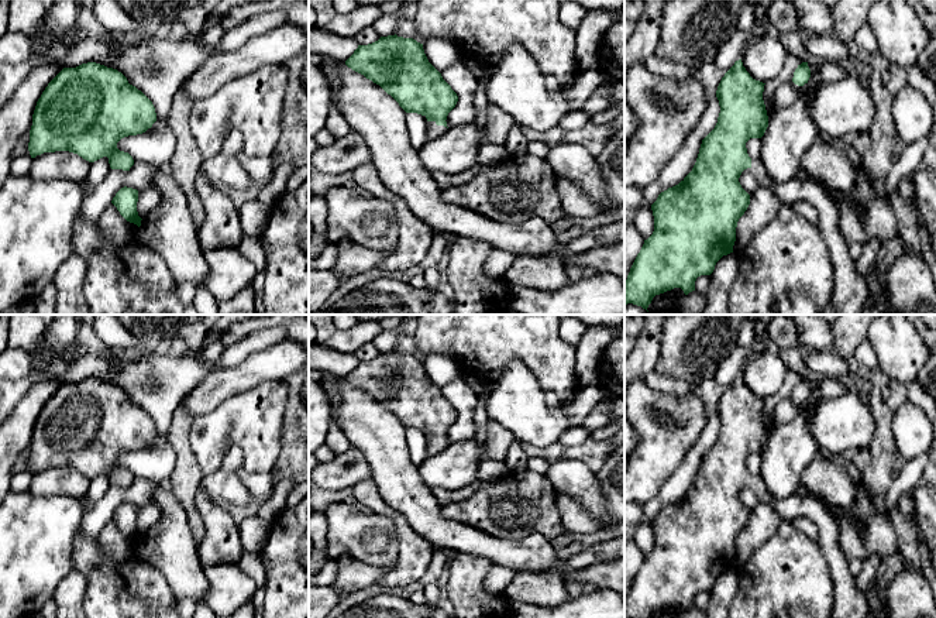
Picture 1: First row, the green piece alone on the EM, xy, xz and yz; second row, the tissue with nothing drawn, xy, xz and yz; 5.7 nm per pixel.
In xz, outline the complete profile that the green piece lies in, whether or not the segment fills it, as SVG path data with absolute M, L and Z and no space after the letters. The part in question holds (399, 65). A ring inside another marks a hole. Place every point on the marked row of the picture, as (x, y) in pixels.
M395 35L381 37L368 45L358 45L345 61L352 71L379 85L406 113L421 114L427 123L426 140L434 140L447 131L447 116L458 102L457 93L429 62L423 44L413 38Z

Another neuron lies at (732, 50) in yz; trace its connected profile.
M736 30L732 37L719 48L719 52L715 58L715 65L727 72L736 61L741 59L744 52L744 45L751 37L751 32L743 30Z

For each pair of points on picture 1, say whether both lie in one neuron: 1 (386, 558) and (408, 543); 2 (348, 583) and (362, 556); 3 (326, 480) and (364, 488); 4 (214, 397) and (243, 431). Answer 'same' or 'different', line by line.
1: different
2: different
3: different
4: different

